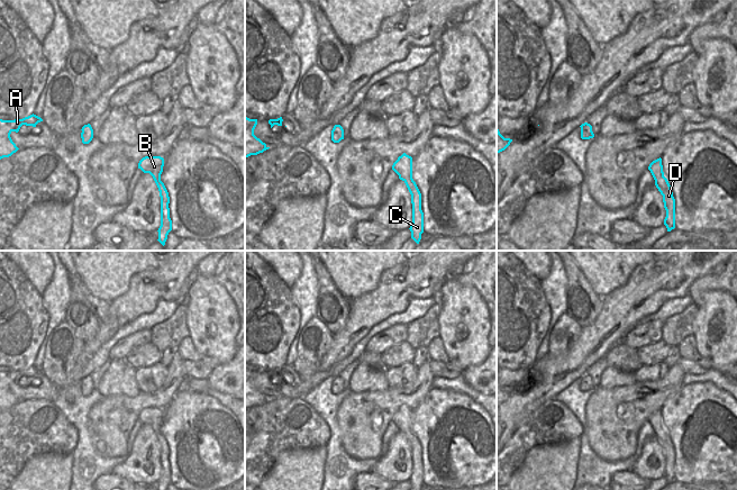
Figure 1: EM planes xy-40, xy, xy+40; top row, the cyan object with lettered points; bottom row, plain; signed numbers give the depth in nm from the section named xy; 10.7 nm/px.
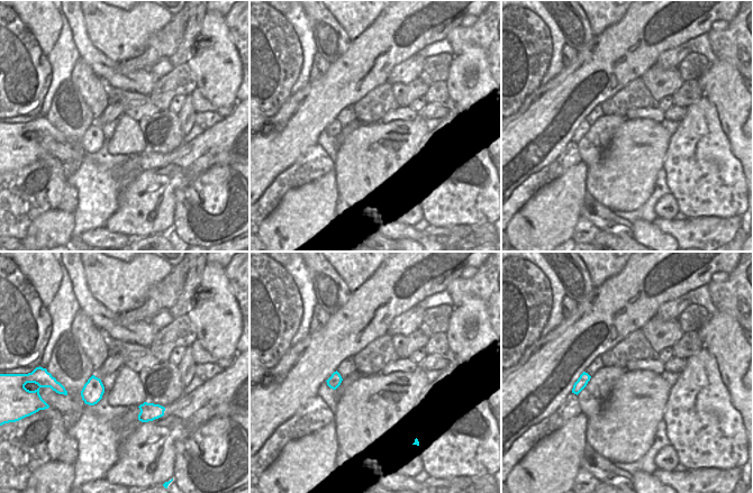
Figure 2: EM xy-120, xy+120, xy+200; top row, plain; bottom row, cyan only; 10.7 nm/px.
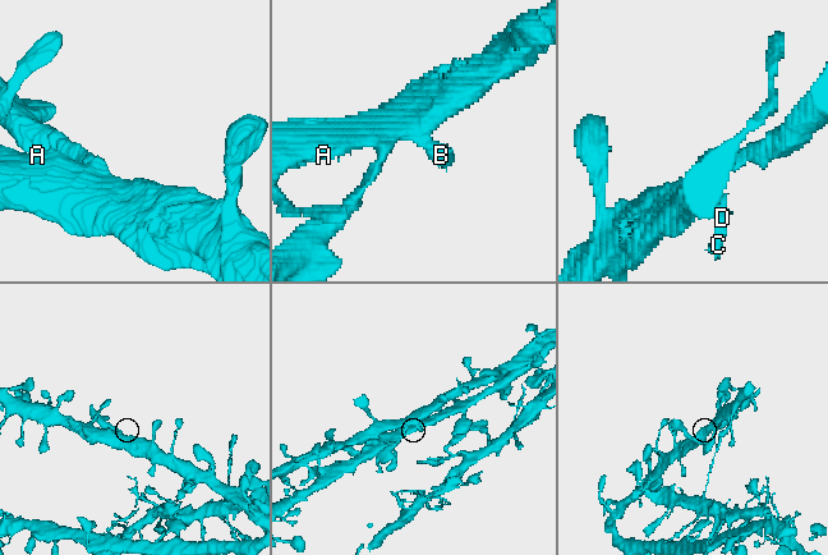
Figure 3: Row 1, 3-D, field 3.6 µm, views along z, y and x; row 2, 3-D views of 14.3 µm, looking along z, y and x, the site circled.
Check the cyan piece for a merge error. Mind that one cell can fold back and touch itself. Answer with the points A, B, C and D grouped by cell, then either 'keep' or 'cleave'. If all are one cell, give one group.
A B C D | keep

